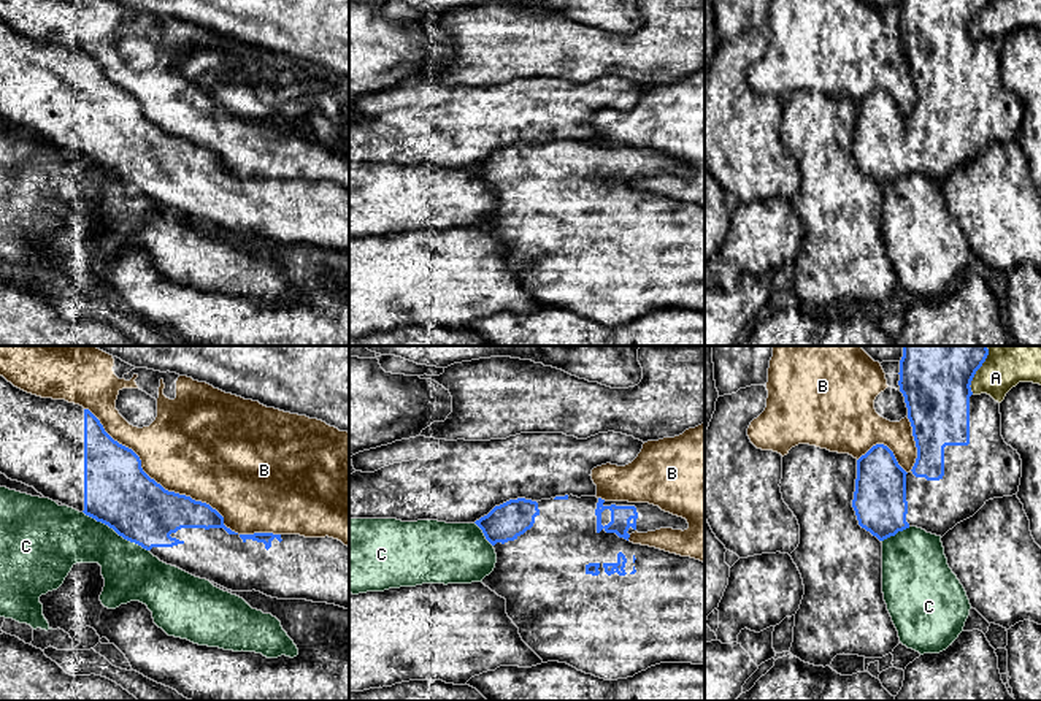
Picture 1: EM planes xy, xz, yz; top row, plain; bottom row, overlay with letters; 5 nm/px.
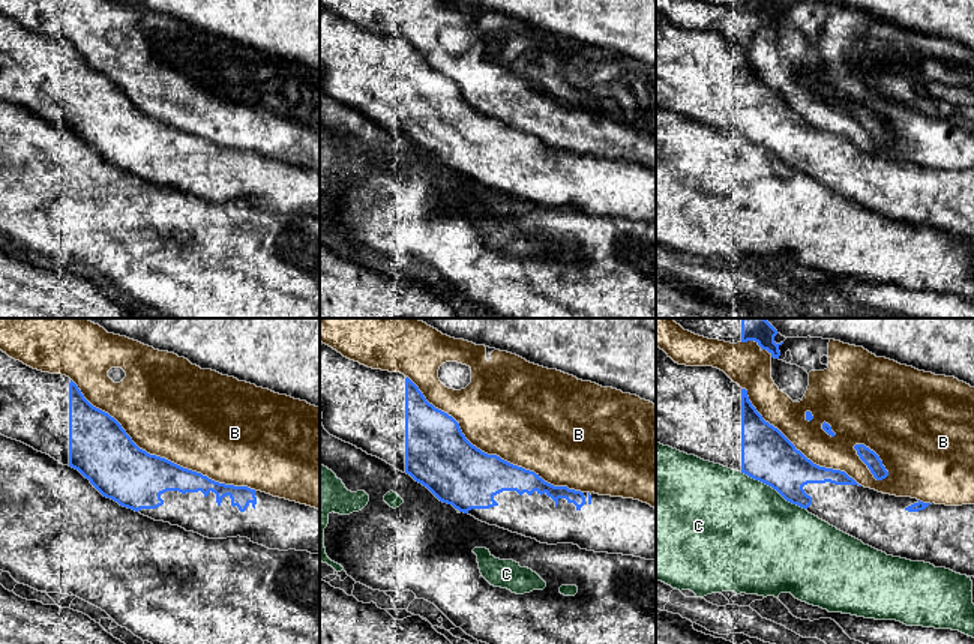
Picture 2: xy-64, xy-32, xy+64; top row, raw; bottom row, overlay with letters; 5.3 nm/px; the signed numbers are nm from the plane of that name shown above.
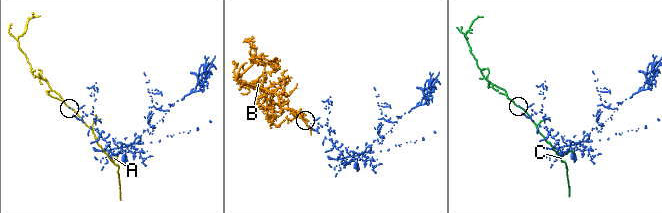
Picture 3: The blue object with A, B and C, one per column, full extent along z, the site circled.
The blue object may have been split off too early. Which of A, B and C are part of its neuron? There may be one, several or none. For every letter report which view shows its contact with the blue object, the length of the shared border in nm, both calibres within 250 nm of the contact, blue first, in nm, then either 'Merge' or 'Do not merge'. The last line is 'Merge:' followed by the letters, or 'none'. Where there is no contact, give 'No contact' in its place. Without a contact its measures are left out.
A: Touches blue in yz. Shared border 260 nm. Thickness 420 nm (blue) against 280 nm. Do not merge
B: Touches blue in xy. Shared border 1200 nm. Thickness 320 nm (blue) against 500 nm. Do not merge
C: Touches blue in xy. Shared border 400 nm. Thickness 340 nm (blue) against 280 nm. Do not merge
Merge: none

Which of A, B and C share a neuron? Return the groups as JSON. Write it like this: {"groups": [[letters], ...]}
{"groups": [["A"], ["B"], ["C"]]}

